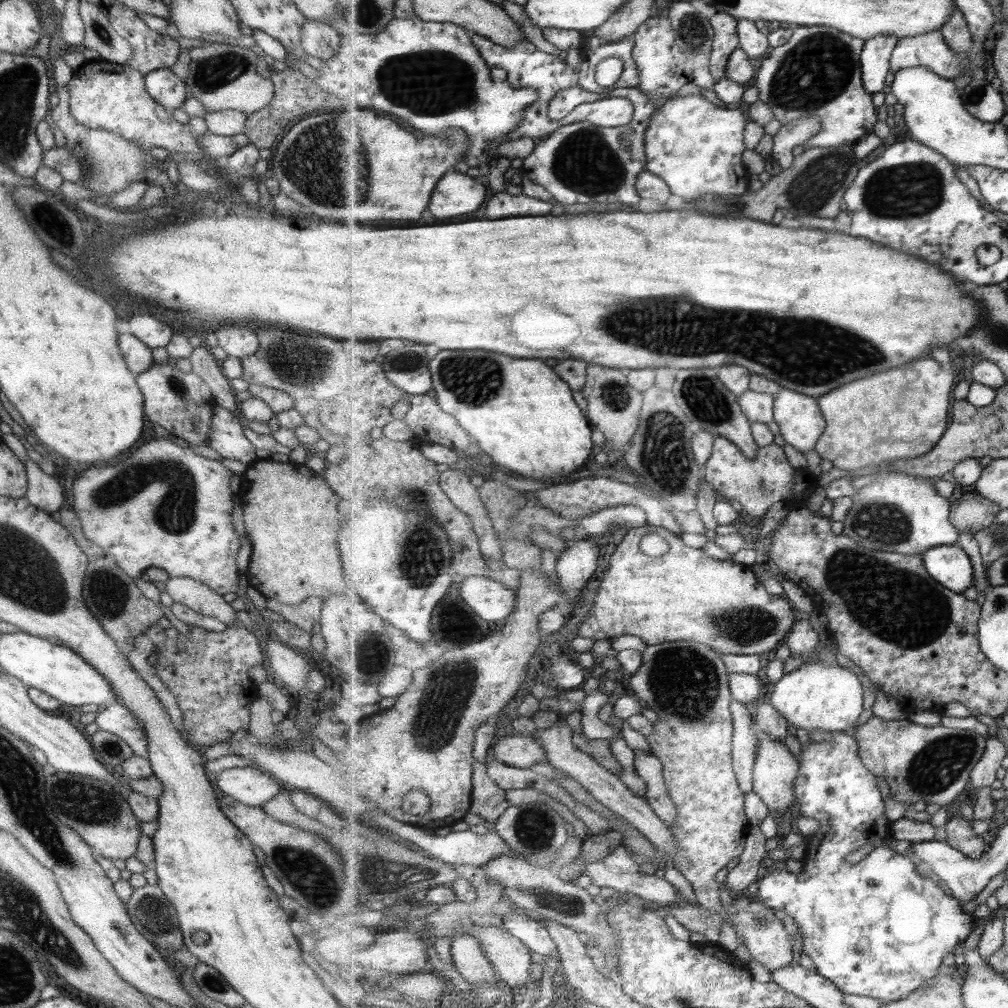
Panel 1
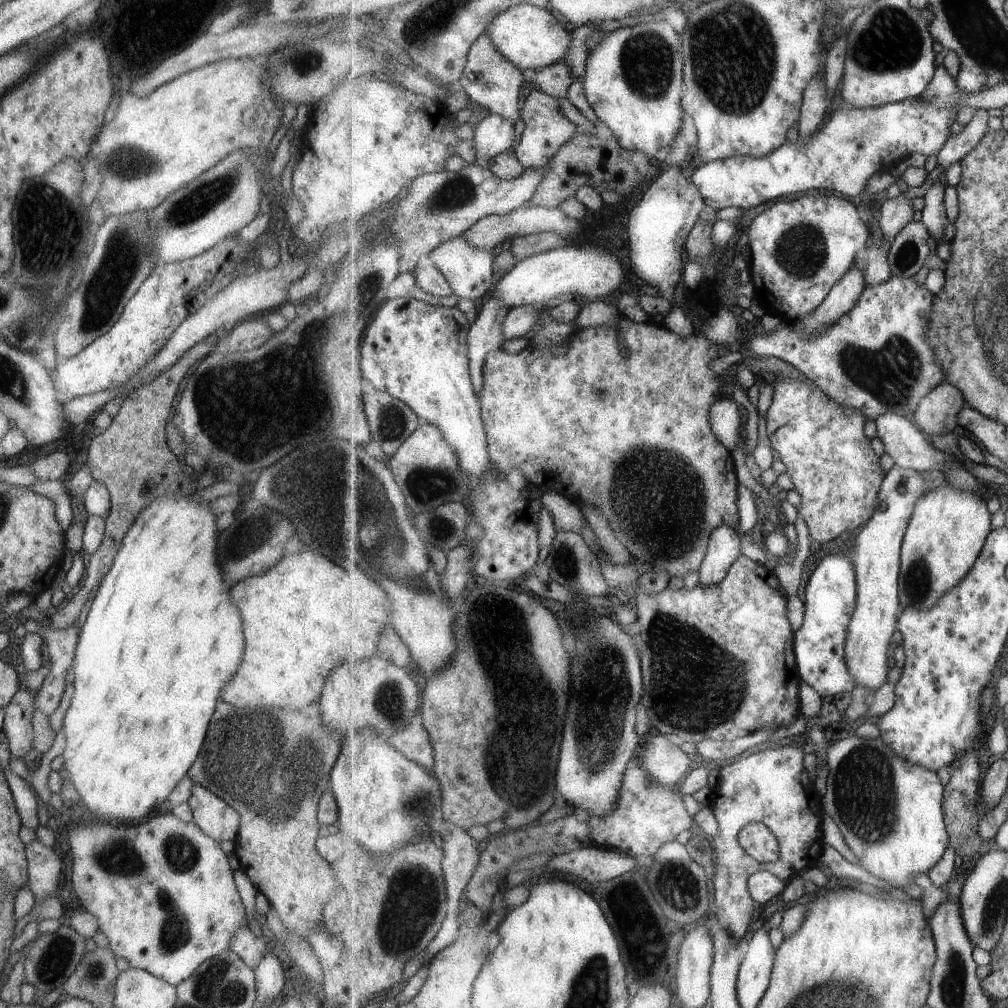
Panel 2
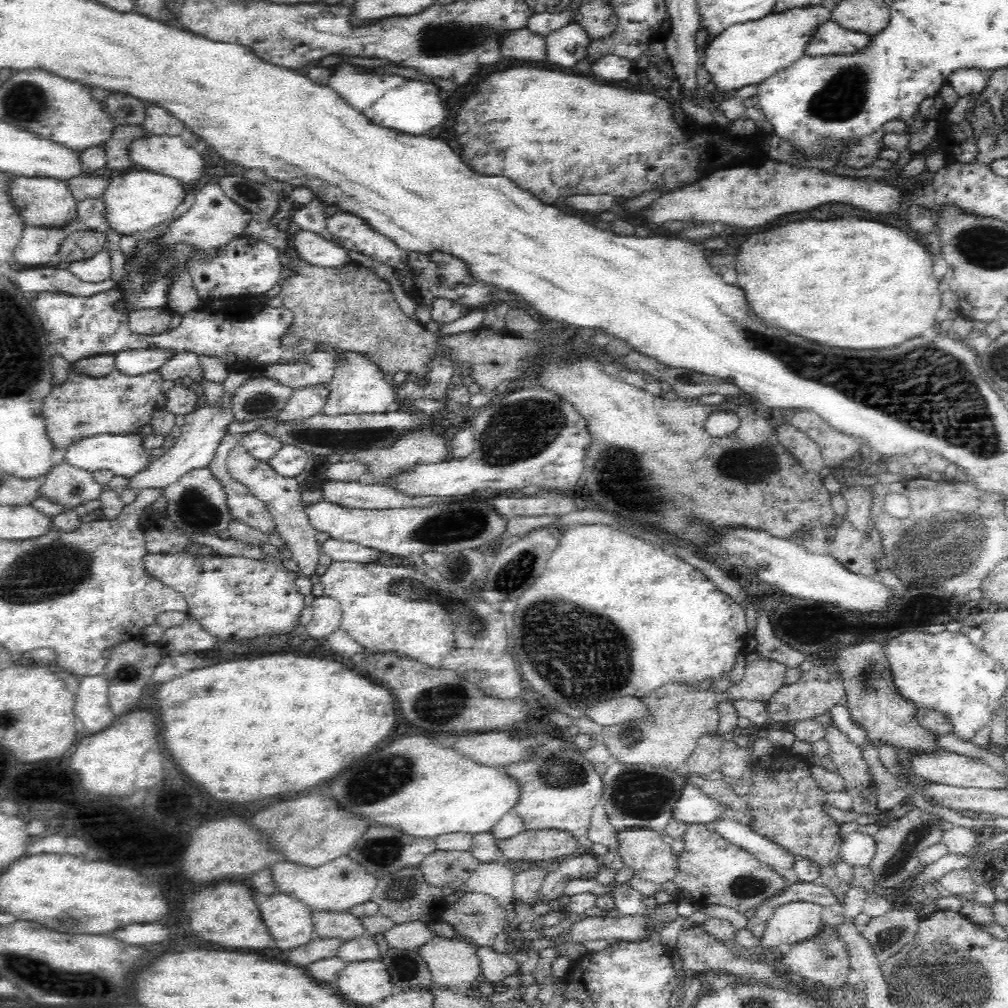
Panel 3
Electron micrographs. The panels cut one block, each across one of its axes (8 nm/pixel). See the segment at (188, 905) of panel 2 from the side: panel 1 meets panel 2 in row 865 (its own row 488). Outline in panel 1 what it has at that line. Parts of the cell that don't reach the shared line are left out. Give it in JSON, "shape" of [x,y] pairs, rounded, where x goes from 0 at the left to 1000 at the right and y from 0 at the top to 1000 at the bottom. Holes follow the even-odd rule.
{"shape":[[[152,435],[150,438],[144,438],[137,444],[134,444],[132,448],[126,448],[122,454],[120,454],[120,460],[114,460],[114,462],[104,462],[104,464],[88,464],[84,468],[80,468],[74,478],[72,478],[72,504],[73,509],[78,513],[81,529],[86,536],[90,536],[101,546],[105,546],[107,549],[112,551],[115,561],[126,568],[131,574],[138,573],[146,563],[160,563],[164,565],[170,573],[184,572],[190,573],[191,575],[197,576],[203,581],[207,582],[211,587],[221,590],[225,587],[235,587],[235,580],[237,573],[240,571],[235,563],[235,547],[237,547],[237,533],[231,522],[229,521],[229,506],[230,497],[227,486],[227,477],[231,470],[228,466],[221,462],[217,456],[210,456],[203,454],[199,451],[191,448],[188,443],[177,442],[176,439],[172,439],[168,436],[164,435]]]}

